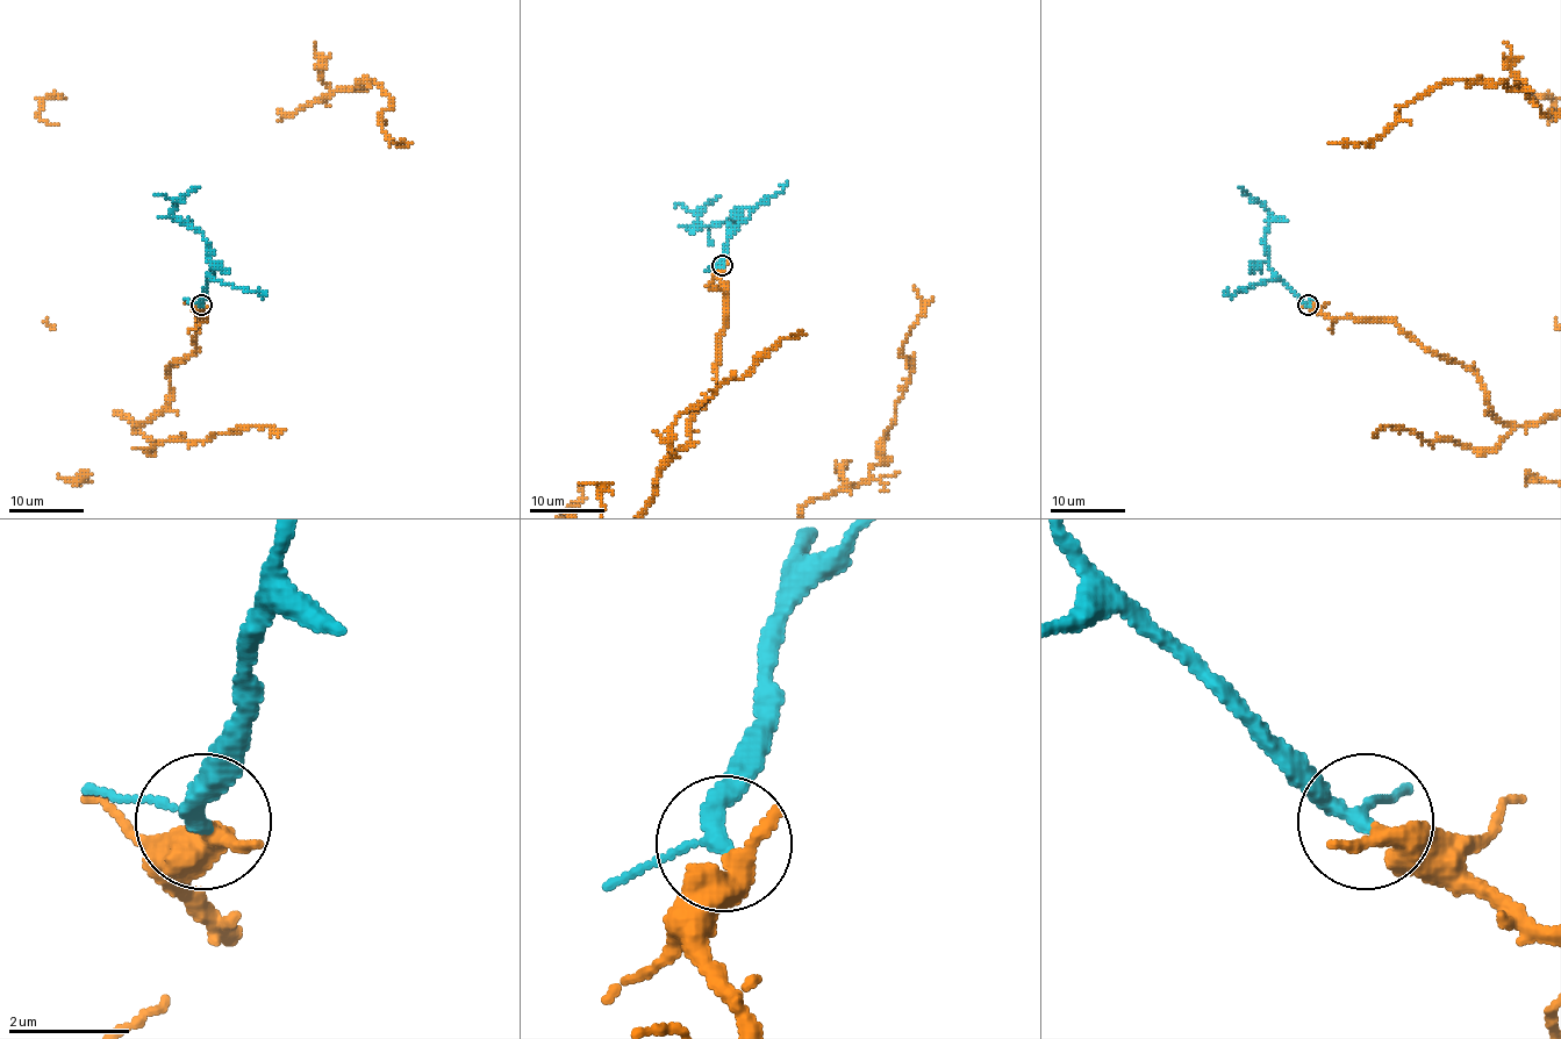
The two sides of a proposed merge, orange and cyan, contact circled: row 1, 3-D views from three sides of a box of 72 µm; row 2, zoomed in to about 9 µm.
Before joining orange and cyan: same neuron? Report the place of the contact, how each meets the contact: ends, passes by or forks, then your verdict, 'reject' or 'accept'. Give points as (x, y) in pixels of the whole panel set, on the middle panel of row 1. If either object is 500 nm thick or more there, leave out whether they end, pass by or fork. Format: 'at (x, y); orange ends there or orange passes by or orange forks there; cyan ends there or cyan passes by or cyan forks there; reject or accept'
at (722, 265); orange ends there; cyan passes by; accept

